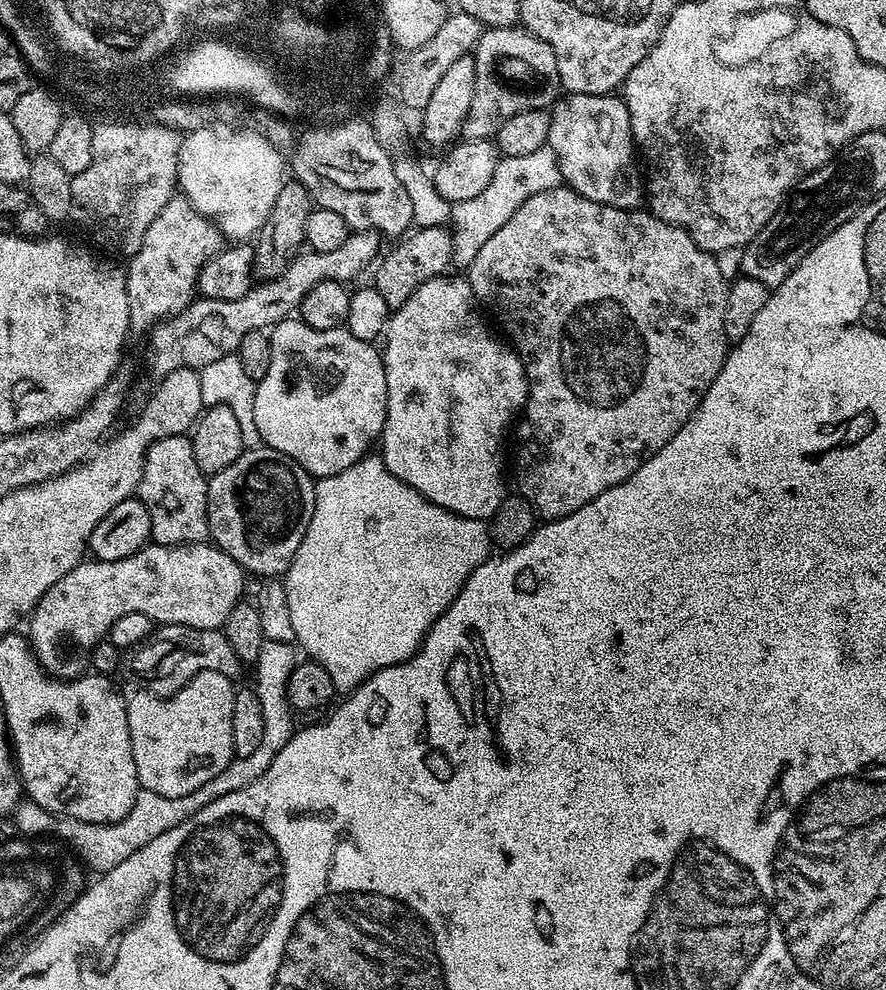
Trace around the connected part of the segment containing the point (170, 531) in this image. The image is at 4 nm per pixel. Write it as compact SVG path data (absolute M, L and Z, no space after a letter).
M187 435L171 436L154 442L148 448L138 489L138 498L150 514L152 540L157 544L203 544L209 539L208 531L209 477L194 458L194 446Z

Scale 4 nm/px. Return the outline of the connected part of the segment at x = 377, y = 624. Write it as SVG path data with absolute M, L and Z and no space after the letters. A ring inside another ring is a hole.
M379 454L363 456L361 460L354 462L354 466L338 474L321 476L315 481L315 486L316 497L310 526L302 538L302 546L298 546L290 562L282 583L286 590L286 602L290 606L290 622L294 626L295 643L302 649L303 655L304 652L308 655L305 657L311 658L327 670L332 679L333 689L351 690L358 687L363 680L371 678L378 670L409 660L420 649L424 636L432 628L433 622L454 603L460 587L468 581L473 570L484 560L489 559L494 548L492 533L489 525L483 520L459 516L453 512L447 512L442 506L431 504L425 496L418 494L418 490L394 478L394 474L386 470L384 458Z

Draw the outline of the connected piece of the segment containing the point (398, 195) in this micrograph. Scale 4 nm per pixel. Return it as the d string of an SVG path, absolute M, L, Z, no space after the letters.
M345 125L343 128L335 127L332 131L316 126L311 130L305 134L304 140L295 141L290 152L291 175L308 190L311 203L317 208L334 210L334 214L339 214L353 233L374 231L385 237L403 237L413 227L414 206L410 206L410 197L406 195L402 182L398 182L393 157L390 154L388 156L389 149L376 136L375 130L364 125Z

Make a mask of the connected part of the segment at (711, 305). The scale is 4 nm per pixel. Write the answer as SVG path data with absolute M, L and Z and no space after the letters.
M567 186L542 190L542 194L526 198L526 202L514 210L514 218L510 218L510 222L506 222L506 226L502 226L502 230L495 232L486 246L478 250L474 262L466 269L468 285L474 290L477 301L483 307L485 304L504 327L503 335L524 364L528 379L528 398L522 409L524 425L520 428L520 445L516 448L516 484L520 487L517 488L519 495L529 500L541 517L559 518L574 514L574 510L586 506L598 498L598 494L629 480L634 470L658 454L658 450L671 442L674 434L678 434L678 430L696 413L730 351L725 325L730 284L728 280L724 281L724 272L716 260L719 259L713 253L697 246L685 228L668 224L651 210L606 206L584 198Z

